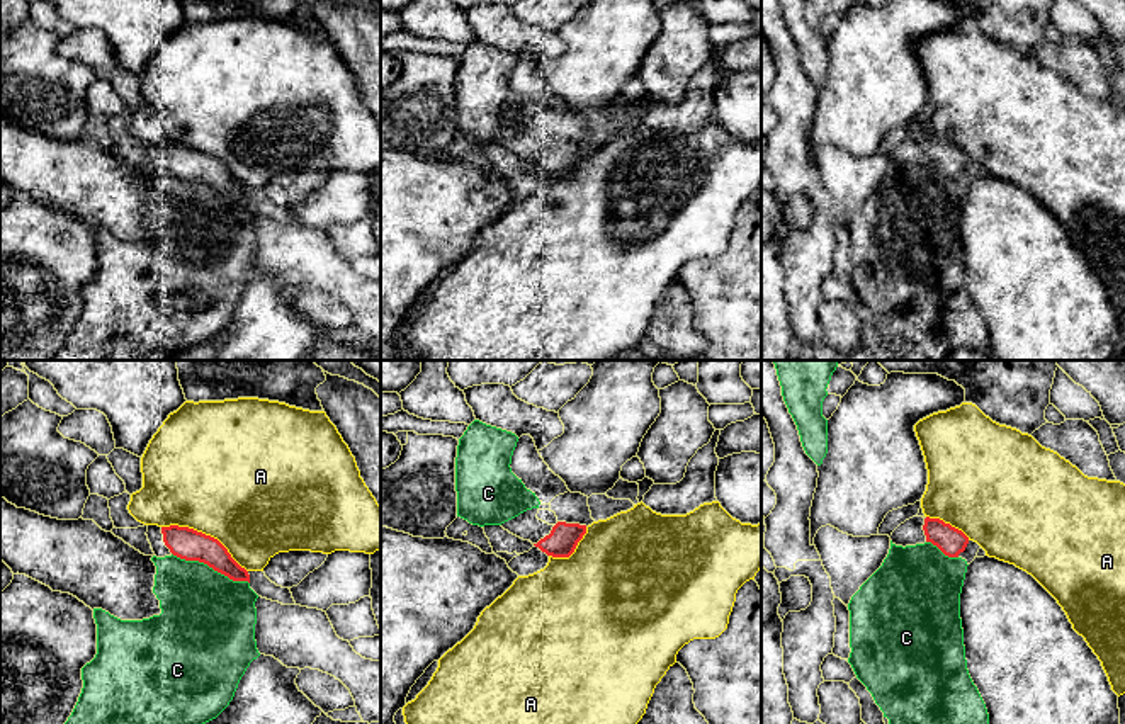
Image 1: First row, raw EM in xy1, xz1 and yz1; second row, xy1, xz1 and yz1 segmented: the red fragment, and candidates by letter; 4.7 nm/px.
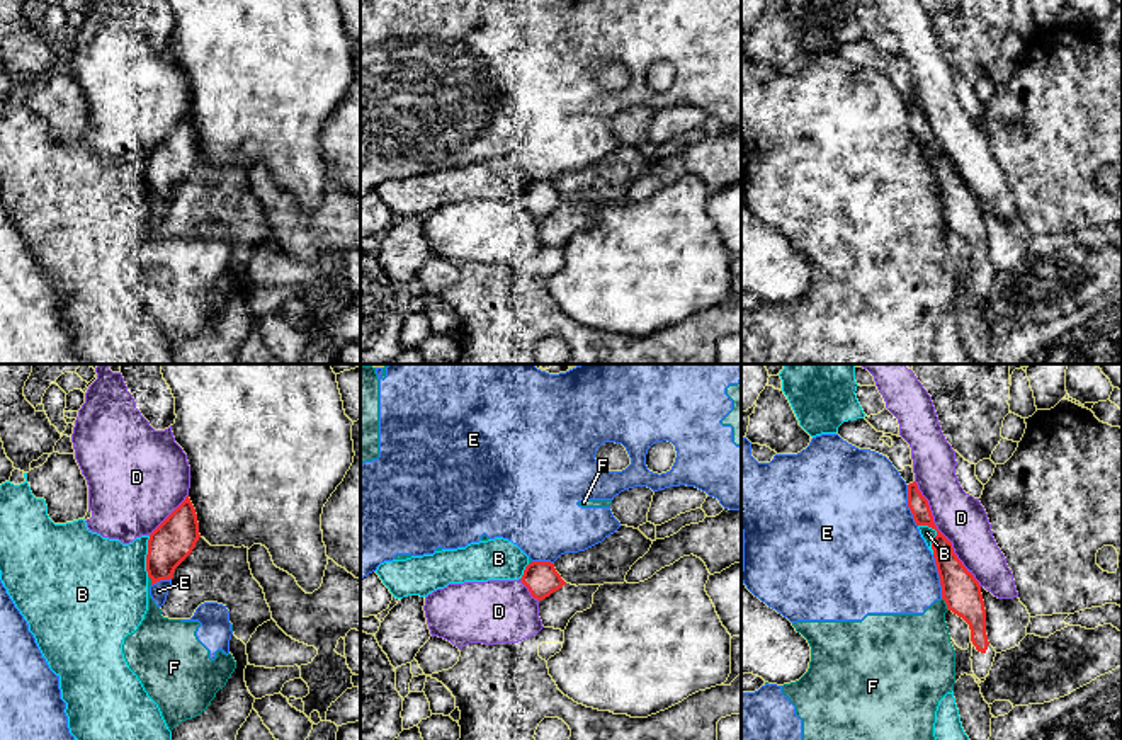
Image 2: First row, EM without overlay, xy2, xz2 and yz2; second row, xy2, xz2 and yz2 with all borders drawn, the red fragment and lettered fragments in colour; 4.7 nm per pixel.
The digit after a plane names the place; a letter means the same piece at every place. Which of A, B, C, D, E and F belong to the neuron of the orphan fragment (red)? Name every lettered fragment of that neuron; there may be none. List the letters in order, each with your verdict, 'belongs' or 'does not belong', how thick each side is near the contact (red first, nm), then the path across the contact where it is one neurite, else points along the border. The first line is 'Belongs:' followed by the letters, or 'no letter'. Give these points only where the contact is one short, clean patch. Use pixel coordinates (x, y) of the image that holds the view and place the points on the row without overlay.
Belongs: no letter
A: does not belong; calibres 150 and 500 nm
B: does not belong; calibres 150 and 70 nm
C: does not belong; calibres 150 and 440 nm
D: does not belong; calibres 150 and 240 nm
E: does not belong; calibres 90 and 500 nm
F: does not belong; calibres 180 and 320 nm

